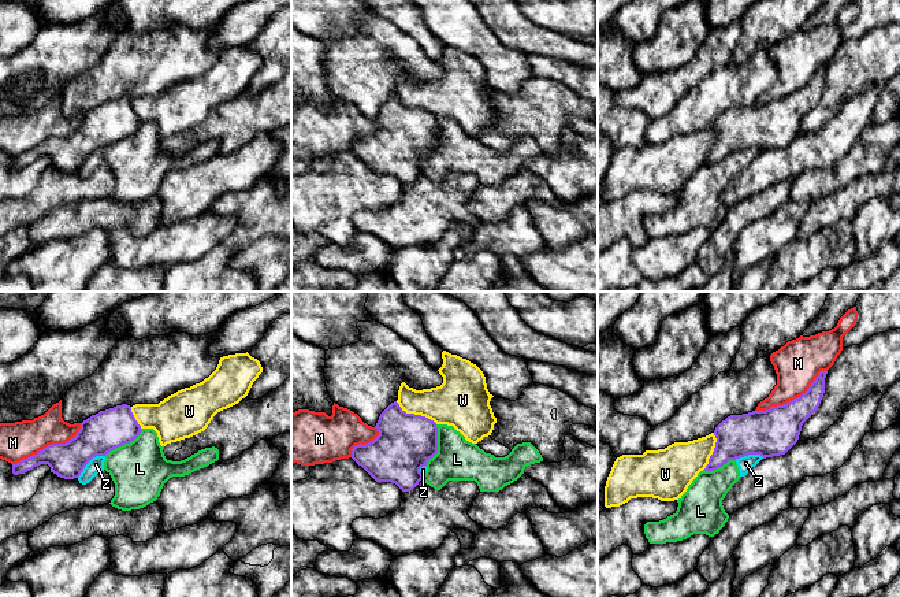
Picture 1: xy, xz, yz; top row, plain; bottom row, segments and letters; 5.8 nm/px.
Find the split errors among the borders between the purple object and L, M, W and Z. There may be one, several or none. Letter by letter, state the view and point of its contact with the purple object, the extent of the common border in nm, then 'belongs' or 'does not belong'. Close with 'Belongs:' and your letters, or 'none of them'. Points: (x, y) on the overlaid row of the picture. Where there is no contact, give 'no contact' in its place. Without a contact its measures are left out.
L: xz (437, 445) | 260 nm | does not belong
M: yz (792, 400) | 480 nm | does not belong
W: xz (416, 415) | 280 nm | does not belong
Z: xy (89, 460) | 220 nm | does not belong
Belongs: none of them

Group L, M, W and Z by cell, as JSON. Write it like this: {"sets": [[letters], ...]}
{"sets": [["L", "Z"], ["M"], ["W"]]}

